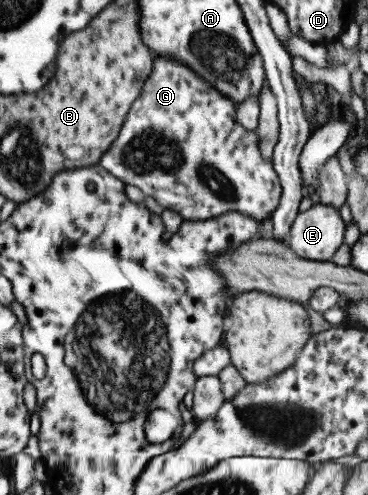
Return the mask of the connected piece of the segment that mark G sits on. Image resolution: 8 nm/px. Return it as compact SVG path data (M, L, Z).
M153 54L151 73L141 87L141 94L131 104L121 130L98 164L124 185L139 188L159 206L179 213L182 220L207 220L225 211L237 211L257 221L270 218L279 203L282 188L272 164L260 155L256 130L246 130L237 122L236 106L197 77L187 65Z

